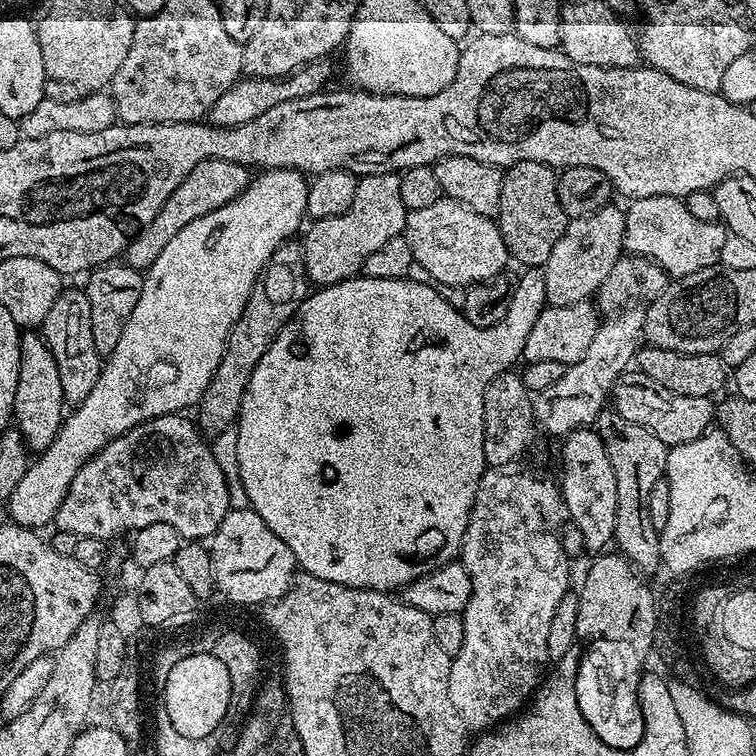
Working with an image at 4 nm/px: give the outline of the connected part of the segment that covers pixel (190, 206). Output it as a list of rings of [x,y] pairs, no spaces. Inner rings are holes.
[[[225,160],[198,162],[198,166],[194,166],[194,170],[186,174],[186,178],[182,178],[178,190],[170,194],[162,210],[158,210],[154,222],[150,222],[129,242],[122,253],[123,263],[130,265],[131,268],[146,270],[152,265],[154,258],[162,254],[166,242],[170,242],[170,238],[174,238],[174,234],[182,230],[182,226],[190,226],[194,218],[202,218],[202,214],[210,214],[210,210],[218,210],[218,206],[226,206],[226,202],[241,196],[246,190],[249,179],[250,169],[244,164]]]

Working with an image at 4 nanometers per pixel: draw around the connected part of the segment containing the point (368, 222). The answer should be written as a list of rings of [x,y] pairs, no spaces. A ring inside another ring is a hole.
[[[397,173],[359,177],[354,190],[354,202],[350,202],[345,212],[334,218],[312,220],[303,229],[302,247],[309,285],[323,286],[351,280],[363,269],[366,258],[370,258],[374,250],[379,250],[385,242],[390,242],[390,238],[403,233],[408,214],[400,197],[400,178]]]

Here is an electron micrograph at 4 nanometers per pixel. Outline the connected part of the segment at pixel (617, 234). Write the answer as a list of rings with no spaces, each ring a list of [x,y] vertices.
[[[609,206],[589,216],[569,220],[562,238],[554,242],[550,258],[542,265],[546,282],[546,298],[551,306],[570,306],[595,297],[602,278],[610,274],[614,262],[624,252],[624,212]]]

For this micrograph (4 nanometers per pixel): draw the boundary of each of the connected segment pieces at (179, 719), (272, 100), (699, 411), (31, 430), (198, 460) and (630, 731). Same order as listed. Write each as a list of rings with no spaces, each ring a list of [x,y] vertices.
[[[211,651],[181,655],[169,671],[162,687],[162,701],[170,722],[187,738],[202,738],[222,722],[230,702],[230,670]]]
[[[328,58],[315,60],[305,68],[299,68],[291,76],[280,76],[276,80],[253,76],[241,78],[234,86],[230,86],[230,90],[226,90],[226,94],[222,94],[222,98],[218,98],[218,102],[214,102],[207,119],[215,128],[237,128],[242,126],[242,122],[254,122],[254,118],[262,118],[266,110],[279,106],[281,102],[290,102],[294,98],[306,98],[313,96],[315,92],[323,92],[327,85],[324,83],[332,76],[332,62]]]
[[[638,370],[624,372],[613,386],[611,395],[614,400],[616,398],[614,411],[629,422],[634,422],[634,426],[650,430],[654,438],[662,438],[662,442],[669,446],[694,442],[694,438],[703,436],[713,427],[718,412],[717,405],[709,397],[690,398],[686,394],[674,394],[674,390],[658,386],[654,378],[646,378],[646,374]]]
[[[28,330],[20,337],[20,365],[18,366],[18,390],[12,407],[15,427],[22,434],[24,443],[33,453],[46,451],[58,434],[66,415],[62,394],[62,378],[58,378],[58,366],[54,354],[36,330]]]
[[[184,420],[176,432],[176,440],[112,440],[94,454],[74,474],[62,506],[58,506],[55,527],[66,534],[111,541],[119,532],[131,534],[153,522],[166,522],[188,542],[207,541],[222,526],[222,518],[232,508],[231,494],[222,469],[215,461],[211,443],[195,423]]]
[[[593,640],[583,649],[576,675],[576,697],[582,718],[606,746],[625,752],[644,737],[644,719],[638,698],[642,657],[626,642]]]

